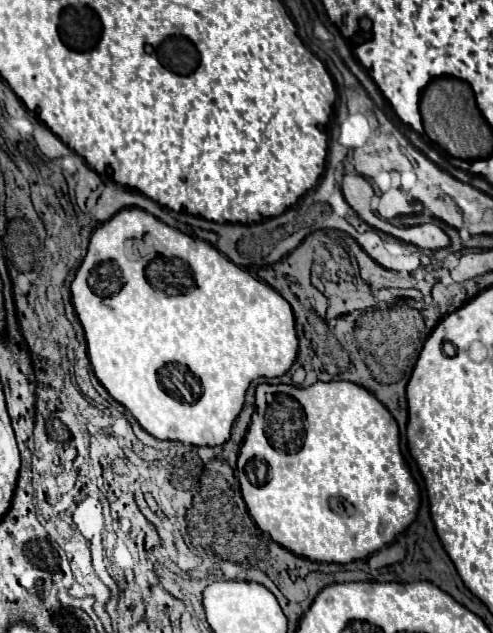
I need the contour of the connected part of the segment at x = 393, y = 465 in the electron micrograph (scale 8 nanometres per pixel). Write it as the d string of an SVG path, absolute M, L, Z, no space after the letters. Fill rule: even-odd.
M347 380L339 382L315 382L307 388L299 388L293 384L279 384L279 386L269 386L269 384L259 384L255 390L255 404L257 404L257 414L259 420L253 420L249 426L249 432L243 440L243 446L239 450L237 458L237 472L239 472L239 484L241 484L241 494L247 504L247 510L255 524L263 530L269 532L271 538L287 548L289 552L315 560L315 562L337 562L337 564L347 564L353 560L363 560L377 552L381 546L389 544L395 540L397 534L401 534L413 520L419 510L419 488L415 480L409 474L409 468L405 466L405 460L399 450L399 428L395 418L389 414L389 410L373 398L371 392L367 392L363 386L357 386ZM261 460L267 464L267 480L261 486Z

